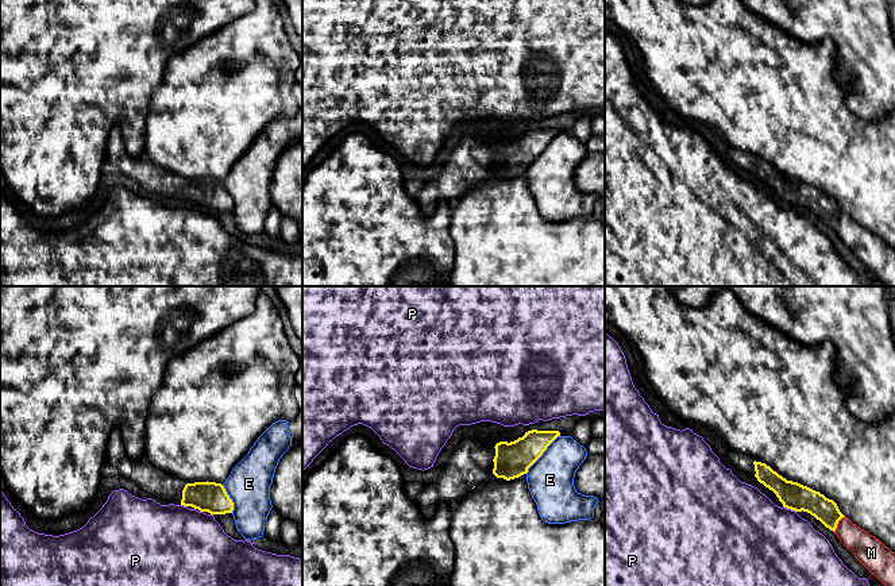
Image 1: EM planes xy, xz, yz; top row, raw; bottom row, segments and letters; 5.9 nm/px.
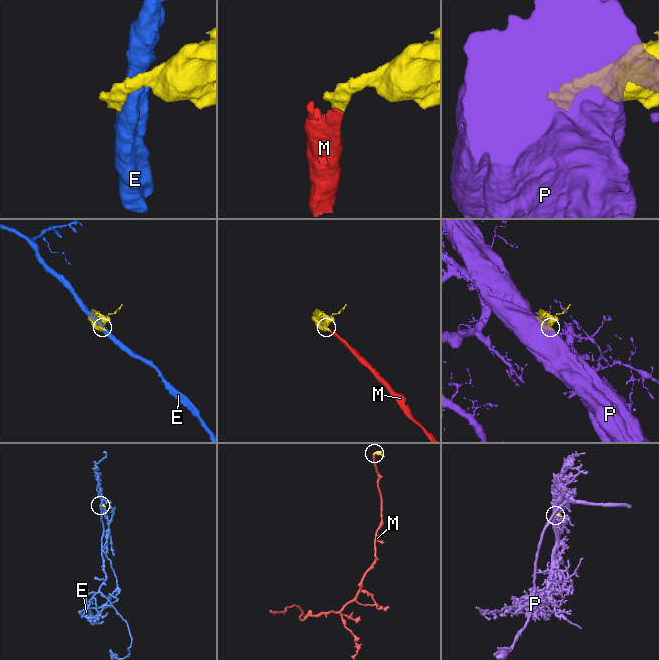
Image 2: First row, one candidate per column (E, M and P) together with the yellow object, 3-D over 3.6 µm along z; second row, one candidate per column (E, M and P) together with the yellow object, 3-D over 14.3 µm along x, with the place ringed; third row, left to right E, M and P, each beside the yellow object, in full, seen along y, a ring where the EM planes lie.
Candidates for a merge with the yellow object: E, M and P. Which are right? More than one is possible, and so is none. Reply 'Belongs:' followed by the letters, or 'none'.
Belongs: M

